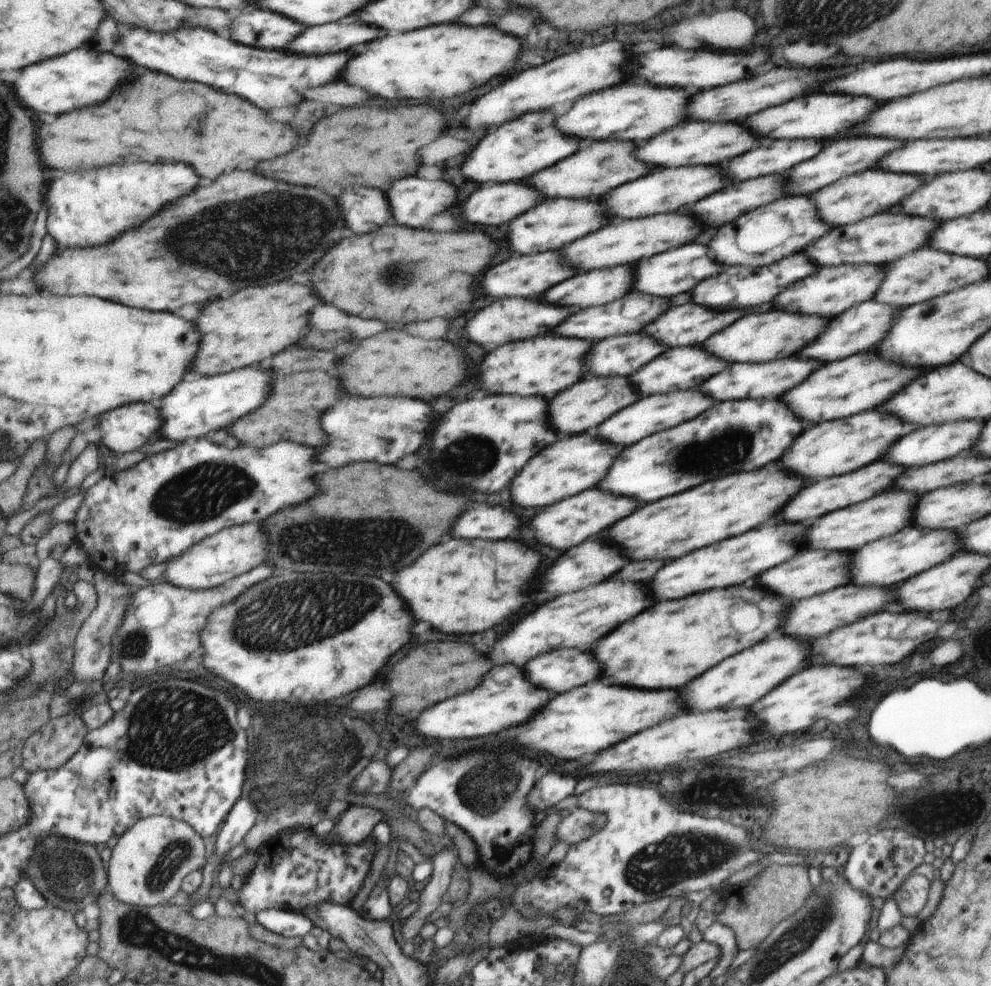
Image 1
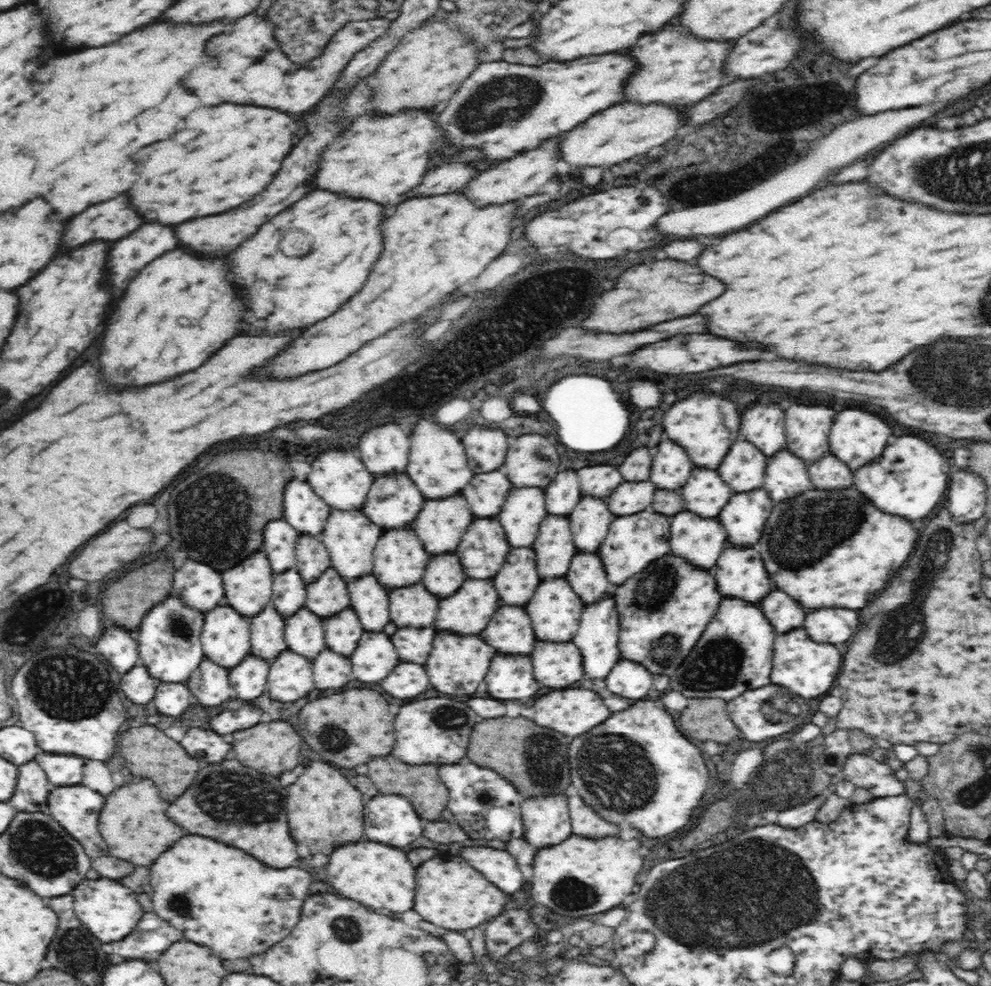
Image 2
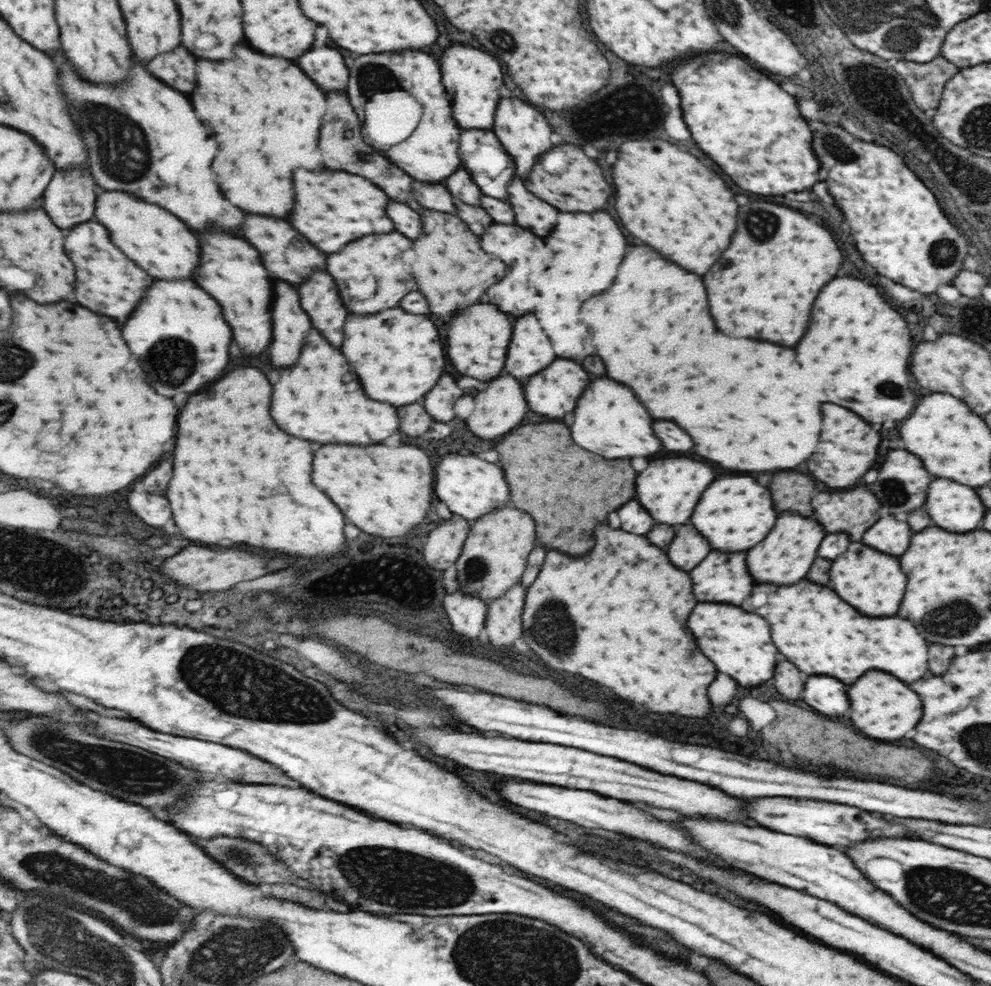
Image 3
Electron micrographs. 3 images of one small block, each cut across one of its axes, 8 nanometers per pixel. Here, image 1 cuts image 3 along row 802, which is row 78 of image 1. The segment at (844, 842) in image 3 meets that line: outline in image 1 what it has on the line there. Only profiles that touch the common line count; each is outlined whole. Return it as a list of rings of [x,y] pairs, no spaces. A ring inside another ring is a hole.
[[[771,68],[761,76],[739,80],[735,84],[727,84],[723,88],[715,88],[709,92],[699,92],[693,96],[689,106],[691,120],[713,120],[713,122],[739,122],[755,112],[761,112],[769,106],[783,104],[791,98],[799,98],[811,90],[815,90],[821,82],[827,80],[827,70],[799,70],[799,68]]]

